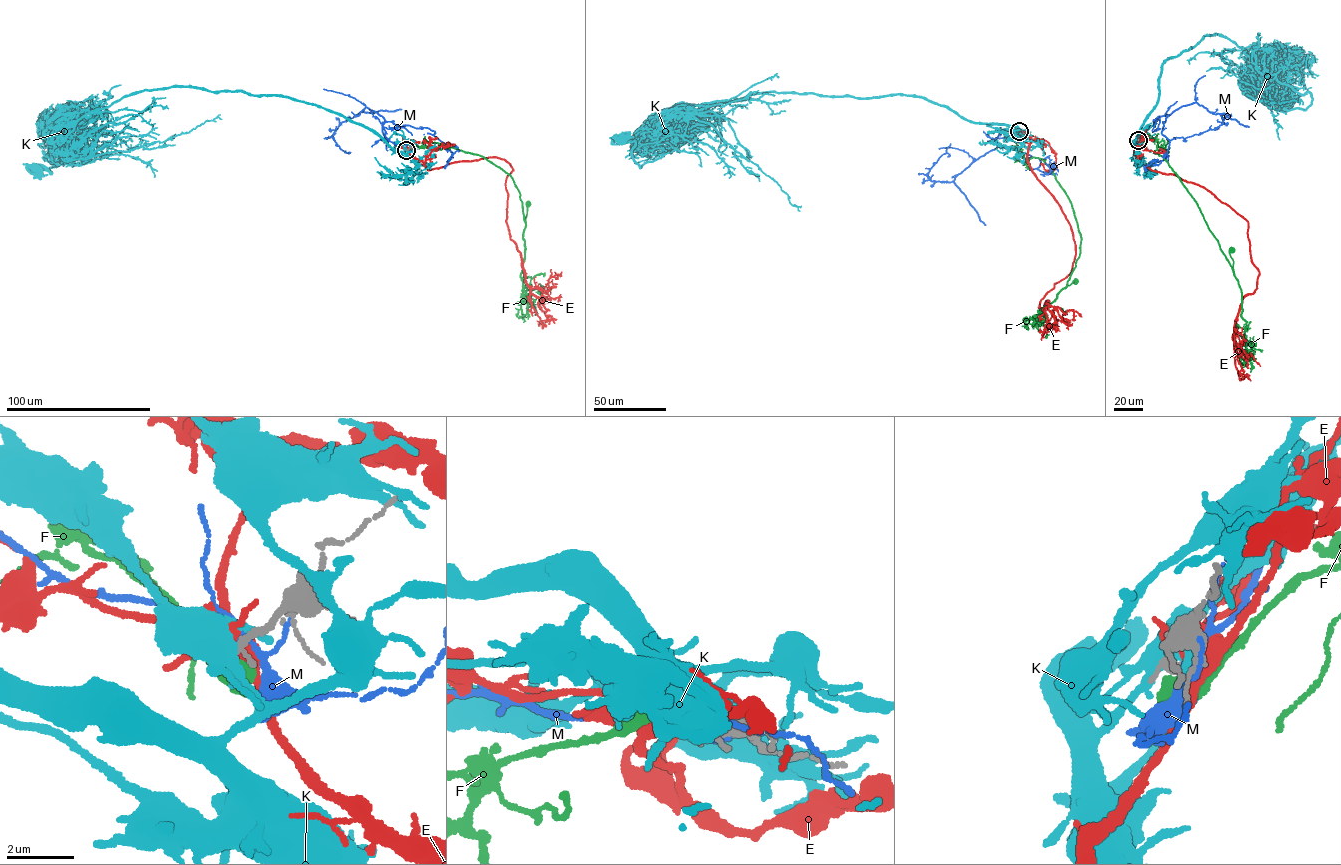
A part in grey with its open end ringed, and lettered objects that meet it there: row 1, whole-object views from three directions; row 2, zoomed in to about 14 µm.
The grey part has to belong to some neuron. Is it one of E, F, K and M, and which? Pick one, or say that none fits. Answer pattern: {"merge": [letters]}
{"merge": []}

